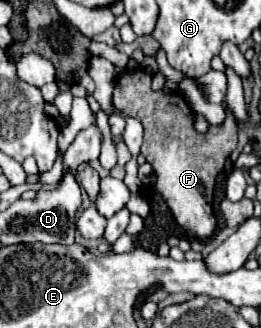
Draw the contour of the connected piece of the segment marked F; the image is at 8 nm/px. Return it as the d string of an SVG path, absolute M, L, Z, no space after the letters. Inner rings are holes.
M137 69L133 75L123 73L113 91L113 103L125 115L139 119L145 127L145 139L141 147L141 155L151 163L155 173L155 189L165 199L169 211L175 221L197 239L209 239L217 231L217 219L213 213L213 187L217 175L223 171L227 157L237 147L237 125L227 115L225 123L215 127L211 125L205 135L199 135L193 129L193 111L187 105L185 97L175 93L151 91L151 75L145 75ZM151 135L157 135L151 139Z

